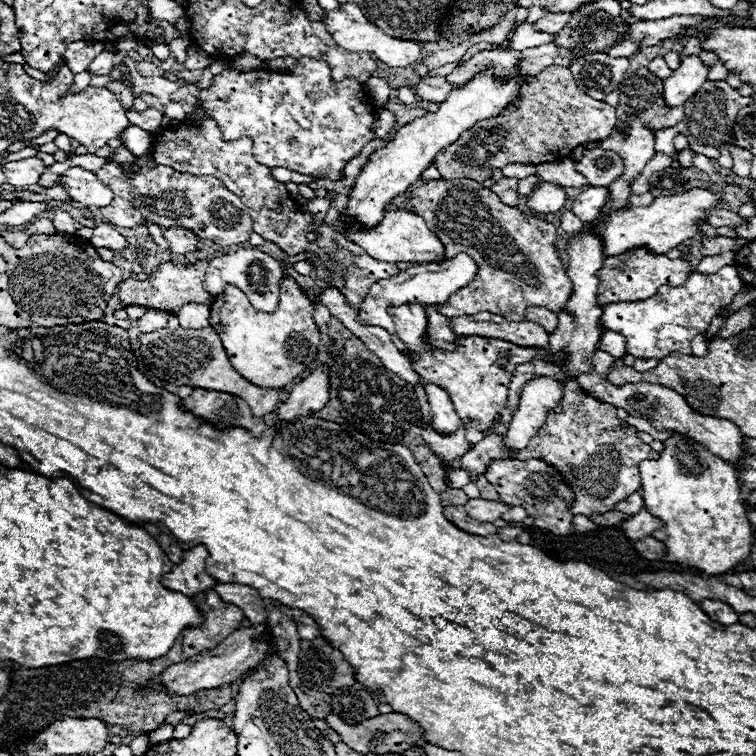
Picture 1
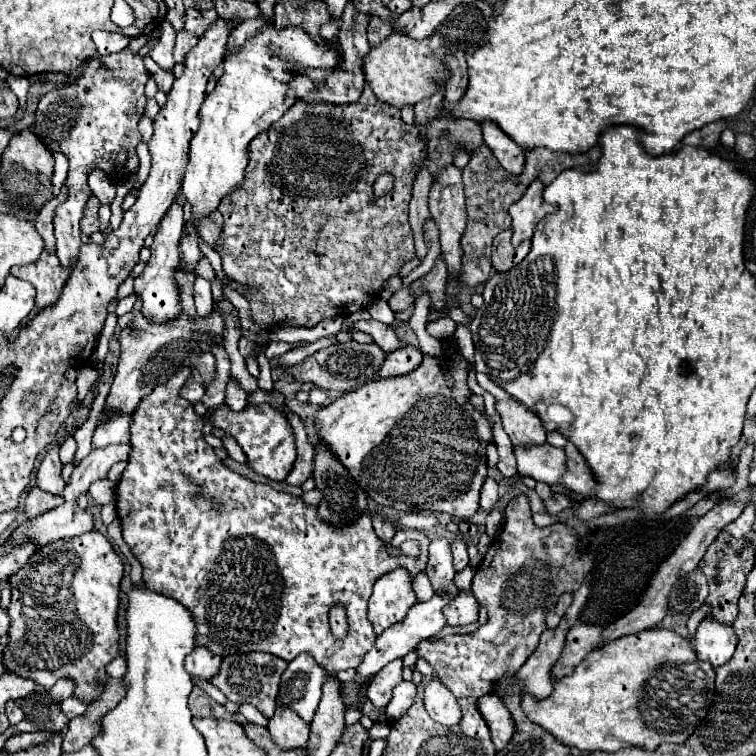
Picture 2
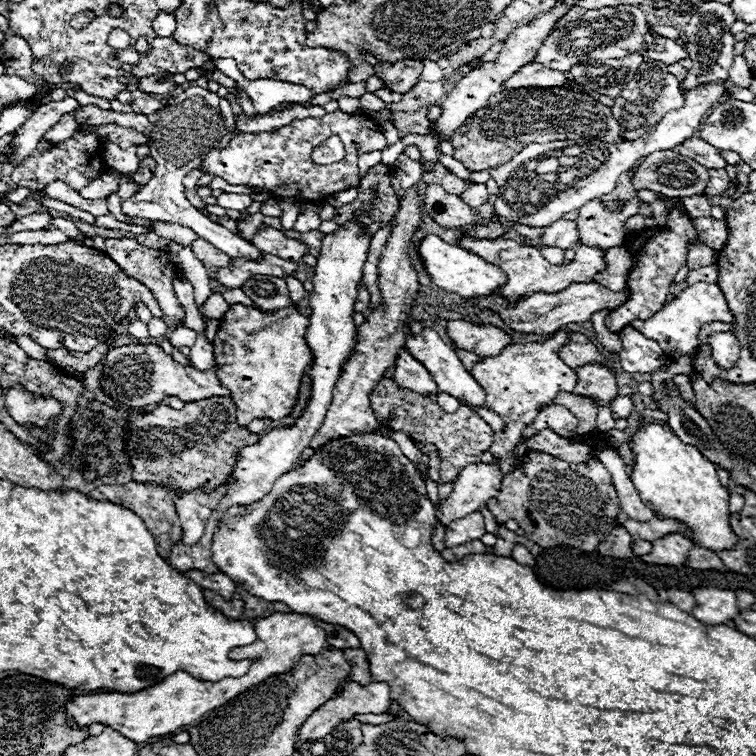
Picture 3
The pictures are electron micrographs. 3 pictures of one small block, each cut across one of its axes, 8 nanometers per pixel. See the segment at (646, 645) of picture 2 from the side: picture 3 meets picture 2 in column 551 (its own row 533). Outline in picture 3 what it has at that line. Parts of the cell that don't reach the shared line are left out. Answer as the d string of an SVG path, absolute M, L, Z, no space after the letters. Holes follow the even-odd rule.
M646 424L630 438L634 454L632 484L642 500L650 502L664 518L684 522L696 534L696 544L714 552L736 546L736 536L728 526L728 490L720 484L716 468L698 448L684 444L666 424Z

